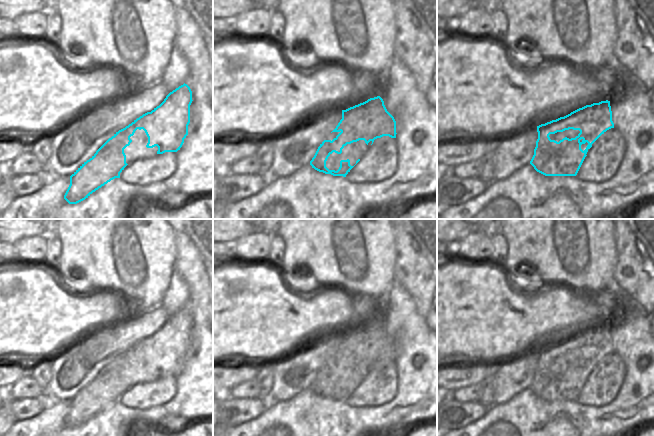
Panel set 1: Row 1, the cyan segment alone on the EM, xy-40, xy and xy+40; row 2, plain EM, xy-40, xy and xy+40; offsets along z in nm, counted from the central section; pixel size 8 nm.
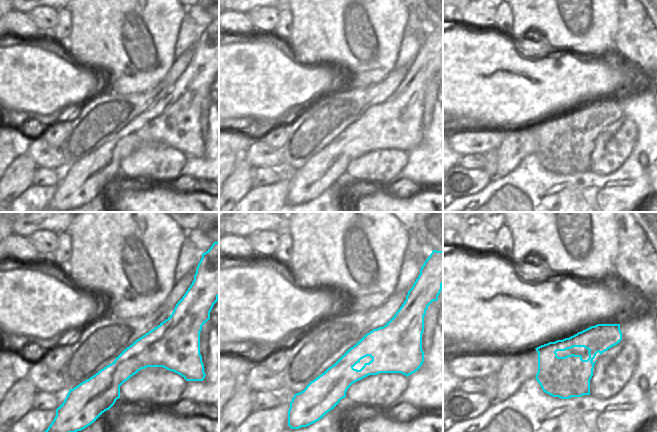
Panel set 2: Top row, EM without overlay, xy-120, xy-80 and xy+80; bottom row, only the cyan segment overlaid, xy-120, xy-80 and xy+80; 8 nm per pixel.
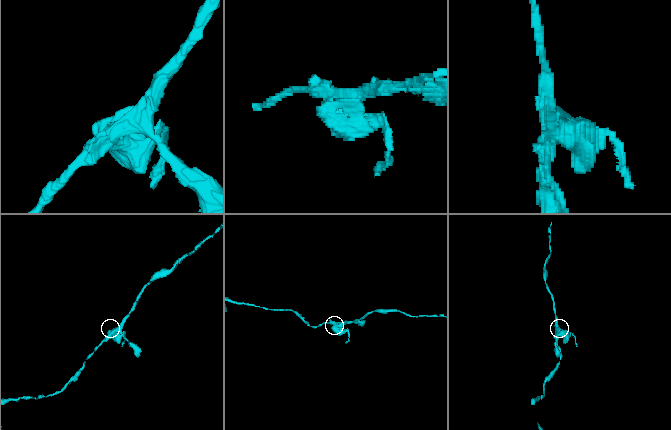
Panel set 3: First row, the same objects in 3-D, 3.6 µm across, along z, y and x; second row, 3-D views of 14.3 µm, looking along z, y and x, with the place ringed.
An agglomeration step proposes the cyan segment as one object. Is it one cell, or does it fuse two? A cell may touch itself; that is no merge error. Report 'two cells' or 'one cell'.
two cells

